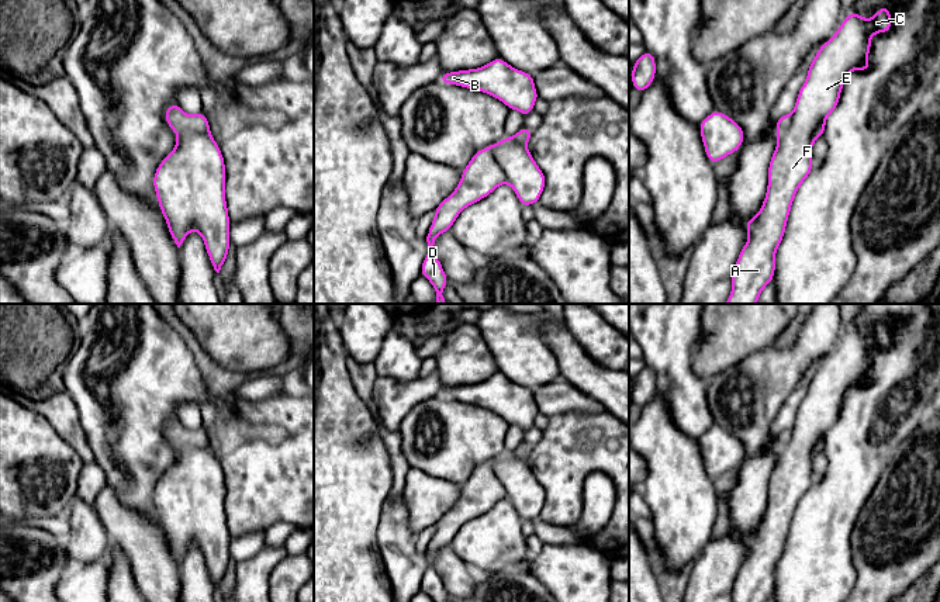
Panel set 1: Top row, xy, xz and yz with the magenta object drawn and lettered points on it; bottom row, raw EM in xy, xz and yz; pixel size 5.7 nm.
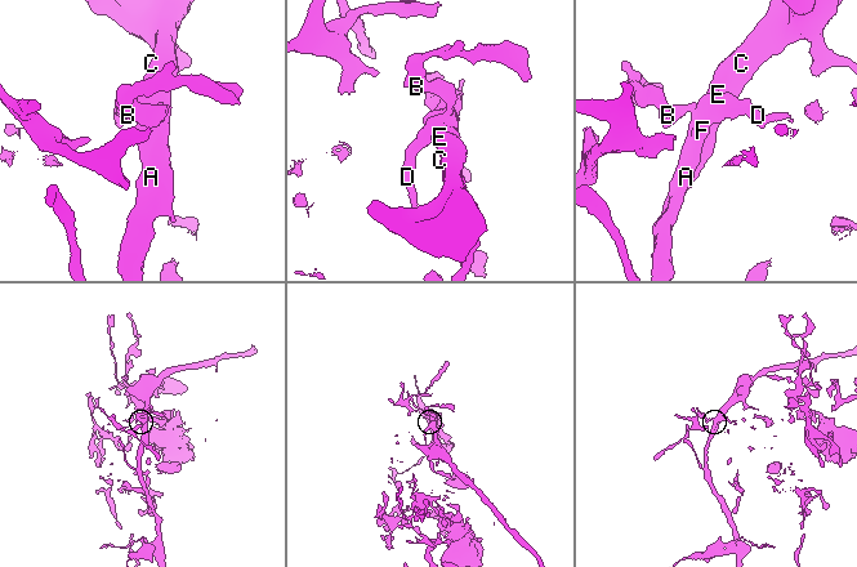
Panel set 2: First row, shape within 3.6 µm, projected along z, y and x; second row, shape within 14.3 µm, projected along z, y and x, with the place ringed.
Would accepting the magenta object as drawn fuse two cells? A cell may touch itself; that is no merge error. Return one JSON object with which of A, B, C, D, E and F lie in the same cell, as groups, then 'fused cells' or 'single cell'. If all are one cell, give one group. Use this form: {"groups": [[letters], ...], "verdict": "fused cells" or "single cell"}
{"groups": [["A", "C", "E", "F"], ["B", "D"]], "verdict": "fused cells"}

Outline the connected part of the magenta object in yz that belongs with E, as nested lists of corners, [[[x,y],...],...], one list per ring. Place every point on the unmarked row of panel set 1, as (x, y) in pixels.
[[[879,322],[870,335],[850,326],[834,350],[818,364],[799,404],[791,440],[777,453],[763,520],[744,539],[749,554],[736,575],[732,602],[766,602],[774,595],[775,568],[791,520],[799,501],[813,485],[813,449],[839,421],[847,390],[854,384],[870,385],[872,350],[887,349],[891,343],[889,322]]]

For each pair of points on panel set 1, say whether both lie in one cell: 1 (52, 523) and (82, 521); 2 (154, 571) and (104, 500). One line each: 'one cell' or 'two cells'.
1: two cells
2: one cell

